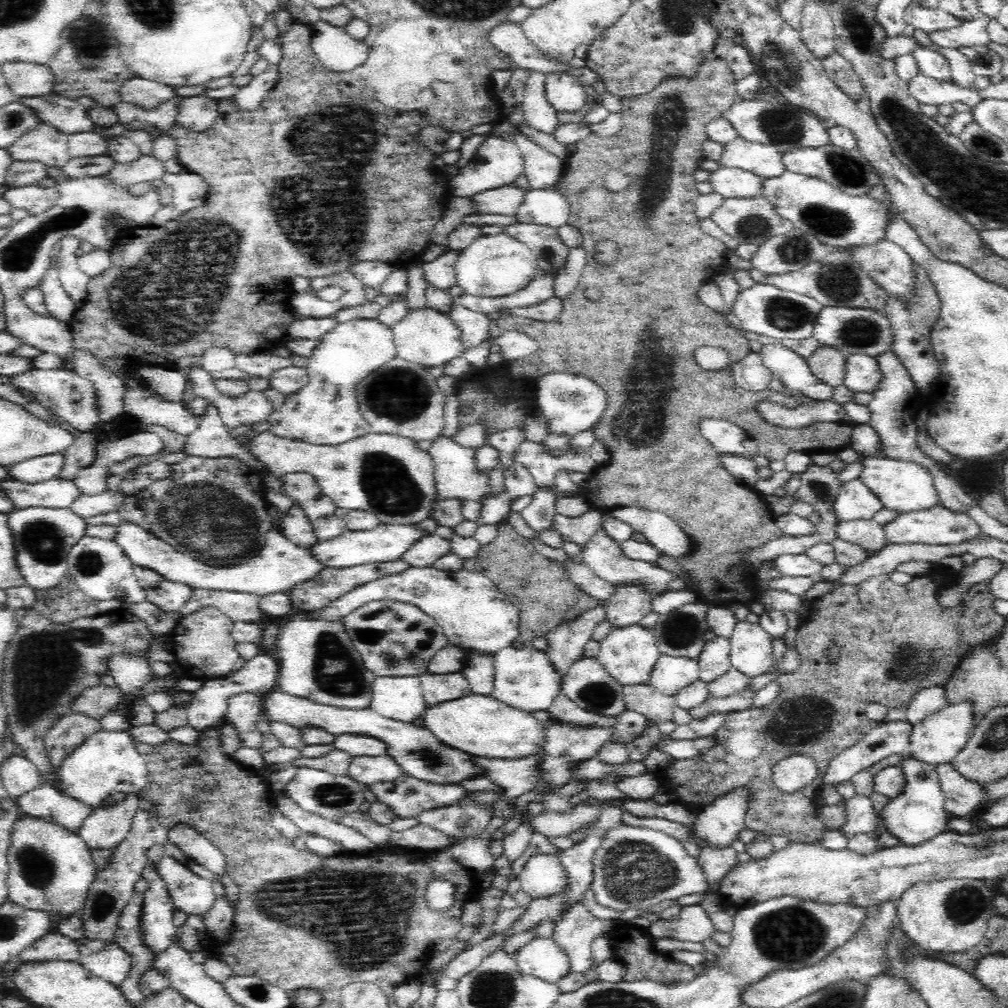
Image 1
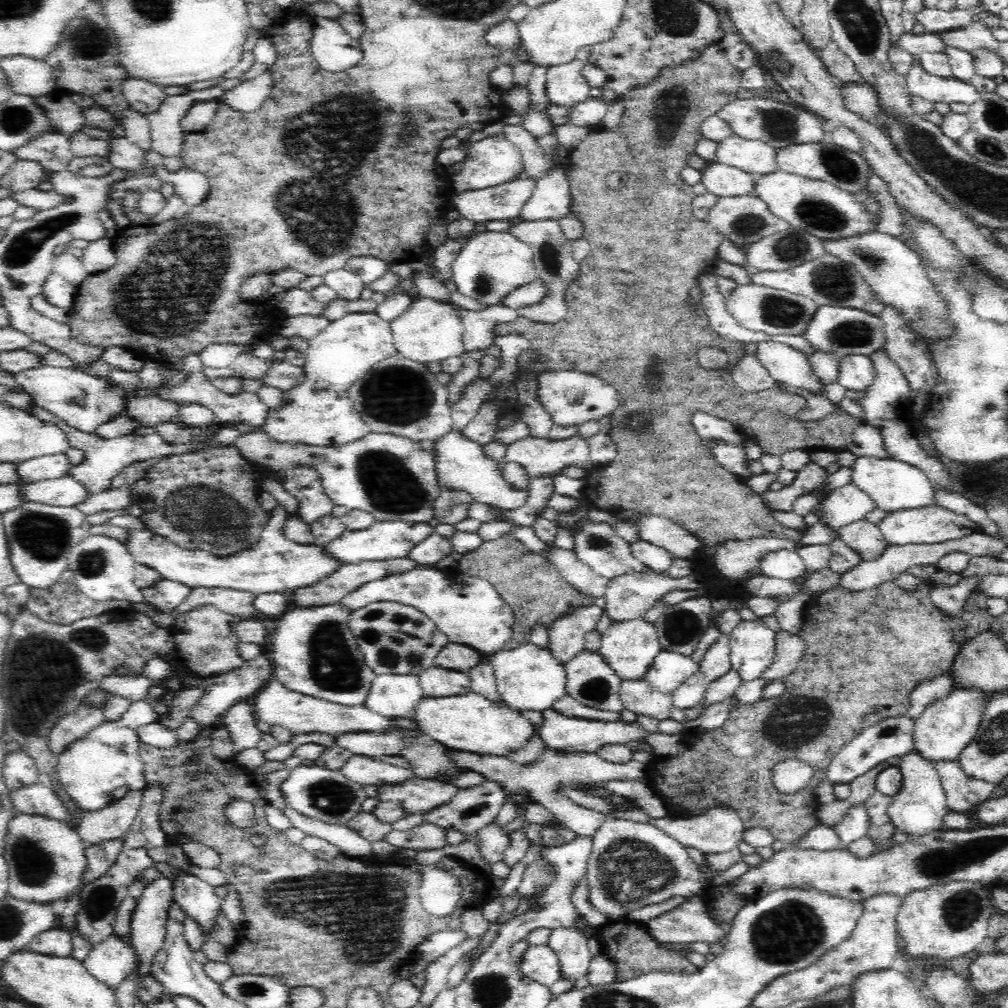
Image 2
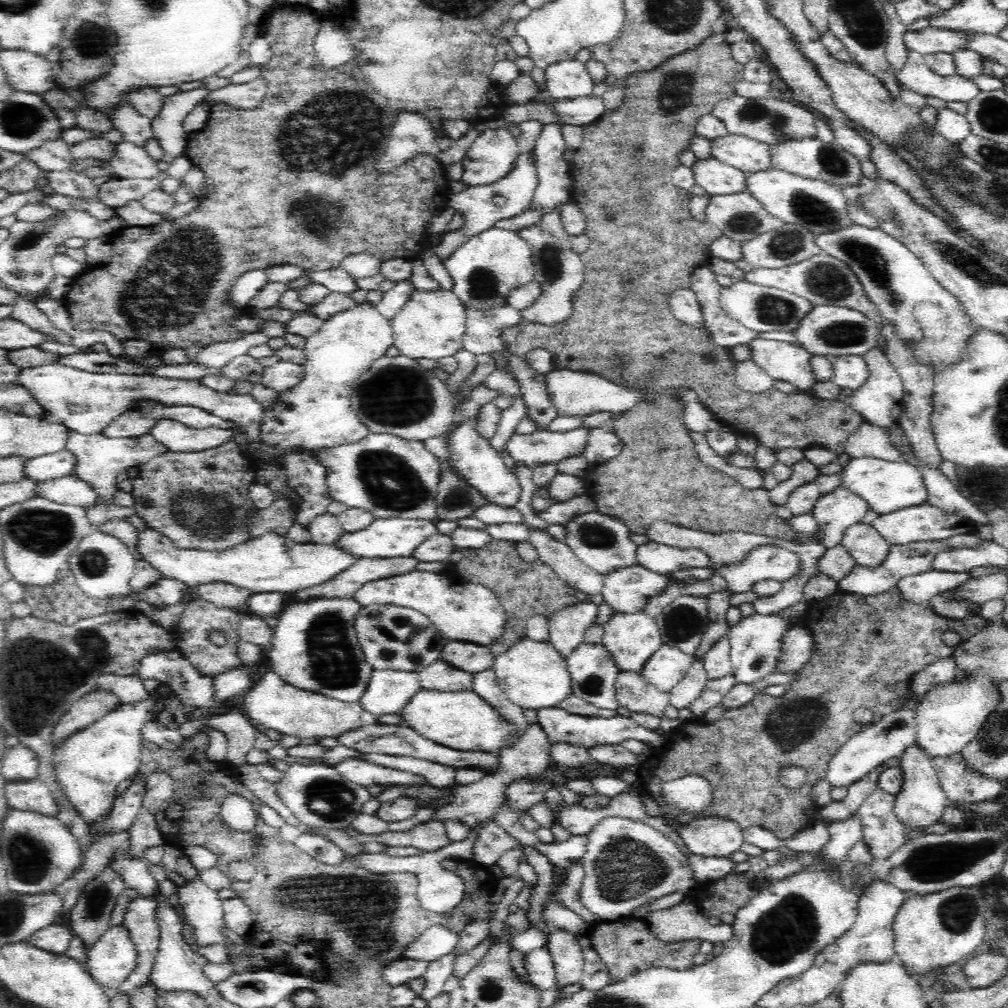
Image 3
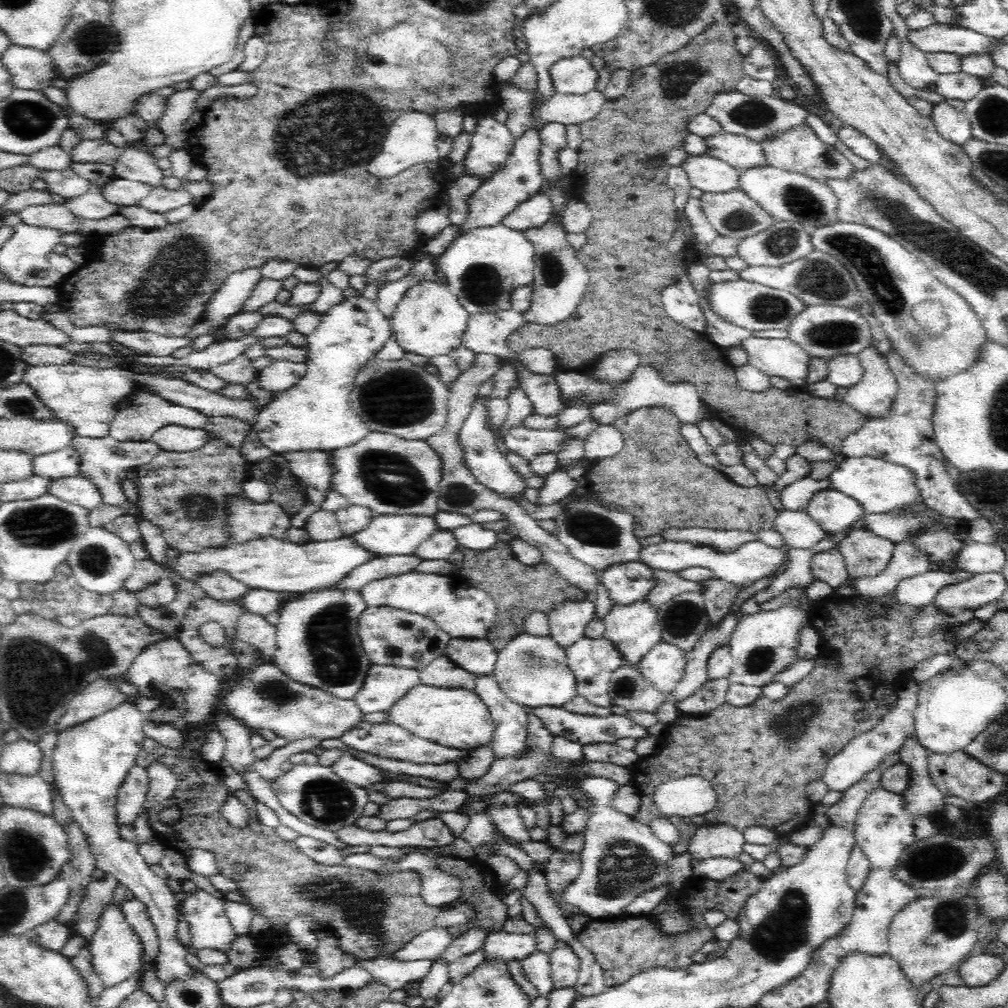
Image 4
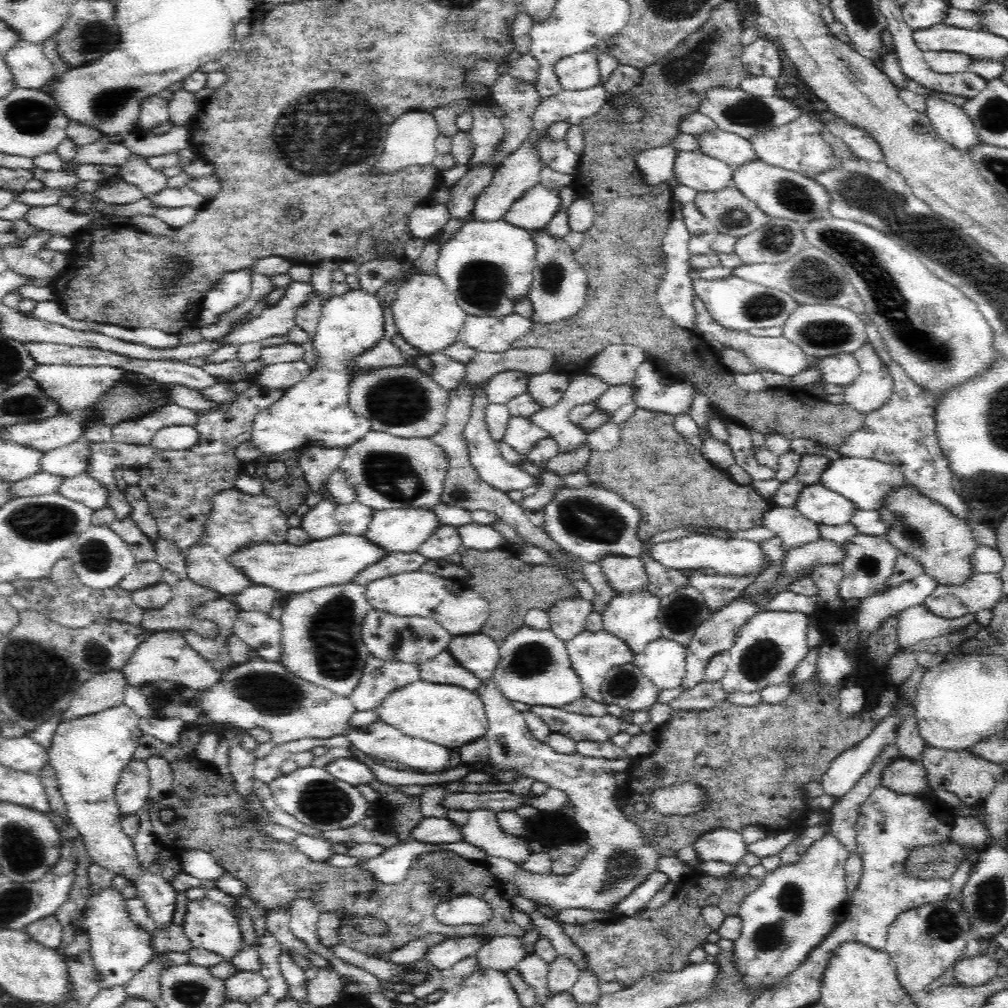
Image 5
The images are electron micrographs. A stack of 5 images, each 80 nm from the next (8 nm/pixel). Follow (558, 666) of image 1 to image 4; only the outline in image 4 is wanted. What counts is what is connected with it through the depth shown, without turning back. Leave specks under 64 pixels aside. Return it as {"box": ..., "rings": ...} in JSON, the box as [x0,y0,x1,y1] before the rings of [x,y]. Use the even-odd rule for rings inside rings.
{"box":[547,601,596,648],"rings":[[[566,601],[556,606],[547,615],[552,640],[559,648],[570,646],[585,637],[586,627],[593,621],[596,605],[592,601]]]}

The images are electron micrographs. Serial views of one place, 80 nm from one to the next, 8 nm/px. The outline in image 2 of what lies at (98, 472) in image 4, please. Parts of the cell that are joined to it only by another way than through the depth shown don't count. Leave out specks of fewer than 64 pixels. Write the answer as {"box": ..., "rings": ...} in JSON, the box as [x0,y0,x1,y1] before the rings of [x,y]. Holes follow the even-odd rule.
{"box":[29,403,178,495],"rings":[[[36,403],[31,404],[29,413],[33,414],[36,418],[40,418],[42,421],[47,421],[61,428],[67,434],[70,446],[84,447],[84,449],[86,449],[86,460],[84,460],[80,466],[76,466],[76,468],[70,472],[70,475],[76,481],[80,482],[82,486],[85,486],[85,489],[90,495],[100,494],[100,492],[110,490],[112,480],[119,475],[126,466],[130,466],[137,461],[148,460],[154,457],[178,454],[176,445],[164,441],[164,437],[158,432],[144,436],[139,436],[132,432],[113,439],[104,439],[96,436],[95,432],[87,433],[68,425],[68,423],[56,417],[56,415],[53,415],[50,411],[40,408]]]}

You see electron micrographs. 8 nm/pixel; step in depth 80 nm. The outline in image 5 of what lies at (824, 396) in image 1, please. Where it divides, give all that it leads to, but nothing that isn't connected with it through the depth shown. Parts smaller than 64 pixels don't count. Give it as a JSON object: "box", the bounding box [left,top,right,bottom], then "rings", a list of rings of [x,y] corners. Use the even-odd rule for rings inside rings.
{"box":[694,296,813,377],"rings":[[[698,296],[694,298],[694,307],[696,307],[696,315],[698,315],[698,320],[696,320],[697,328],[694,330],[695,334],[706,340],[708,344],[712,341],[719,341],[725,347],[741,350],[746,353],[746,356],[748,356],[750,362],[757,370],[765,370],[766,372],[792,377],[808,369],[813,361],[813,358],[783,335],[777,338],[751,336],[746,331],[735,332],[735,330],[722,327],[711,317],[709,310],[705,308],[703,300]]]}

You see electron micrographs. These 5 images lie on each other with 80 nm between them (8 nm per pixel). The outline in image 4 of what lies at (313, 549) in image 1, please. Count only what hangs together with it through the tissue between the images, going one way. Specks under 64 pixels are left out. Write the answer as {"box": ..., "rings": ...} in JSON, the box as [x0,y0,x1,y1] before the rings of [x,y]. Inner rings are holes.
{"box":[349,514,439,557],"rings":[[[399,514],[376,515],[372,522],[360,532],[349,535],[357,546],[373,554],[374,557],[410,556],[424,540],[439,530],[435,517],[432,516],[400,516]]]}

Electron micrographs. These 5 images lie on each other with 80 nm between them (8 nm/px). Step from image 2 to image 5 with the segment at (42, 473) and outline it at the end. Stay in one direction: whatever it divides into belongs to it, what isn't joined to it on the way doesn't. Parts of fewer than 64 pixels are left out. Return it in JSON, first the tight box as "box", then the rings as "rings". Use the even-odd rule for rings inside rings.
{"box":[39,438,89,478],"rings":[[[82,438],[72,444],[42,453],[39,458],[40,473],[54,477],[70,478],[86,473],[89,450]]]}

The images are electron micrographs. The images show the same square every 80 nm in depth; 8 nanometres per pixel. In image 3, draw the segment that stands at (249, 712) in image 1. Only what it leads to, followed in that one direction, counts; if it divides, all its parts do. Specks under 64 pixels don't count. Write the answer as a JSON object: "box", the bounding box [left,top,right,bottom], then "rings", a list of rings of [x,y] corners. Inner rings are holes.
{"box":[178,708,259,768],"rings":[[[236,708],[227,714],[221,714],[204,720],[192,720],[178,726],[180,734],[185,738],[193,736],[202,729],[220,730],[226,734],[229,741],[229,752],[226,755],[226,762],[230,766],[238,768],[244,764],[245,756],[255,748],[259,730],[246,716],[246,713]]]}

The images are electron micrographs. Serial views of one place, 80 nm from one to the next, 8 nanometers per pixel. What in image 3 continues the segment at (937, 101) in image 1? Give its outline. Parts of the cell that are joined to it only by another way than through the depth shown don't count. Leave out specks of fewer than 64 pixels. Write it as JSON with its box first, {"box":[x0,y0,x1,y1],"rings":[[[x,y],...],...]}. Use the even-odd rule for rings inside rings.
{"box":[898,50,981,102],"rings":[[[908,50],[908,62],[898,72],[898,79],[910,92],[944,102],[972,102],[981,91],[974,80],[963,76],[936,75],[921,54]]]}

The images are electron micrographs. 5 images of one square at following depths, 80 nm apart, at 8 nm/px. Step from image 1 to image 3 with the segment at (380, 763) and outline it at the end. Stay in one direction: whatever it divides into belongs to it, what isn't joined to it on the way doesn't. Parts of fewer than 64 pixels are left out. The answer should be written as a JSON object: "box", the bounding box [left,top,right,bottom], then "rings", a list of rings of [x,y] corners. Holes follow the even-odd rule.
{"box":[335,758,426,787],"rings":[[[348,758],[335,766],[342,776],[360,786],[368,787],[370,784],[426,784],[424,776],[412,772],[388,768],[362,758]]]}

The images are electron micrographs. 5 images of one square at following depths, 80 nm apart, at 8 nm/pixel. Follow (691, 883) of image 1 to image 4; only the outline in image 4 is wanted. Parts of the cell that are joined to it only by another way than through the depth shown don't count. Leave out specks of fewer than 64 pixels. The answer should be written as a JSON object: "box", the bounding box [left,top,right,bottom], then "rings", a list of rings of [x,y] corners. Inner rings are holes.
{"box":[564,776,679,920],"rings":[[[584,776],[584,778],[570,779],[571,786],[579,792],[583,792],[586,798],[590,798],[592,806],[588,808],[593,814],[589,826],[584,830],[585,837],[584,850],[581,852],[581,869],[578,880],[564,892],[566,901],[578,906],[586,914],[590,915],[592,920],[613,920],[625,916],[628,906],[646,894],[648,890],[656,890],[662,886],[670,885],[670,866],[675,859],[679,857],[674,851],[672,843],[666,843],[654,835],[650,825],[642,824],[635,821],[632,817],[628,817],[622,813],[618,813],[612,806],[612,796],[618,792],[620,784],[614,780],[598,777]]]}

